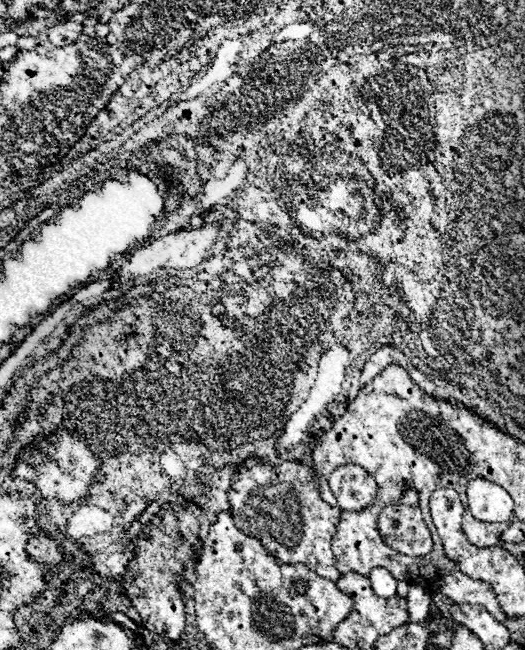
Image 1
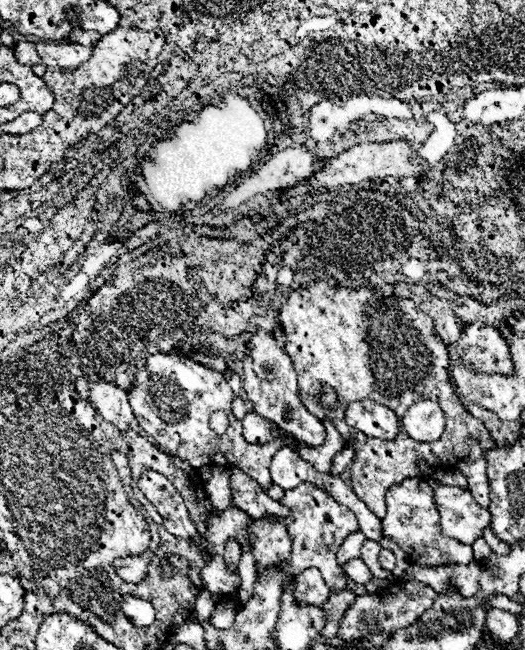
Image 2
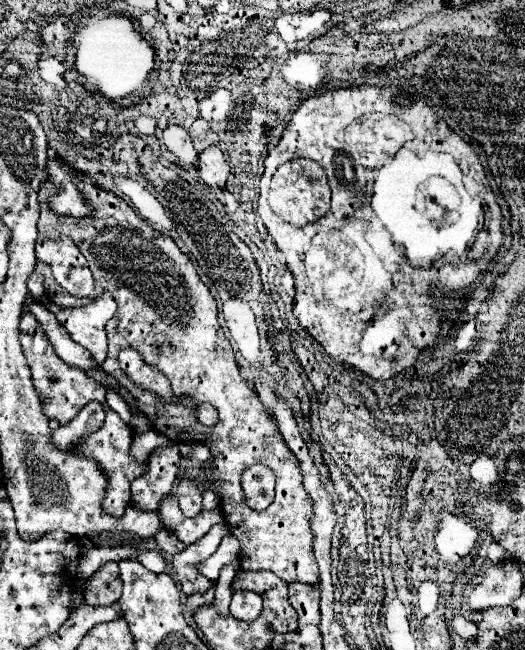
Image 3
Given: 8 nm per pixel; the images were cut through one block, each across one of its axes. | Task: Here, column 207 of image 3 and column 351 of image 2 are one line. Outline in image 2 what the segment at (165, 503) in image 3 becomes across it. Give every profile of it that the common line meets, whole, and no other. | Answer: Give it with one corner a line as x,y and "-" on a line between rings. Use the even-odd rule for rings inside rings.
302,482
298,488
286,490
280,504
284,504
292,510
288,518
274,516
276,520
286,522
288,534
292,536
292,552
290,552
290,562
288,562
286,570
292,572
292,574
300,574
306,568
318,568
322,578
330,586
330,590
346,588
346,576
342,574
342,568
336,562
336,552
352,532
360,530
354,512
348,510
346,506
334,502
322,490
310,486
310,482

